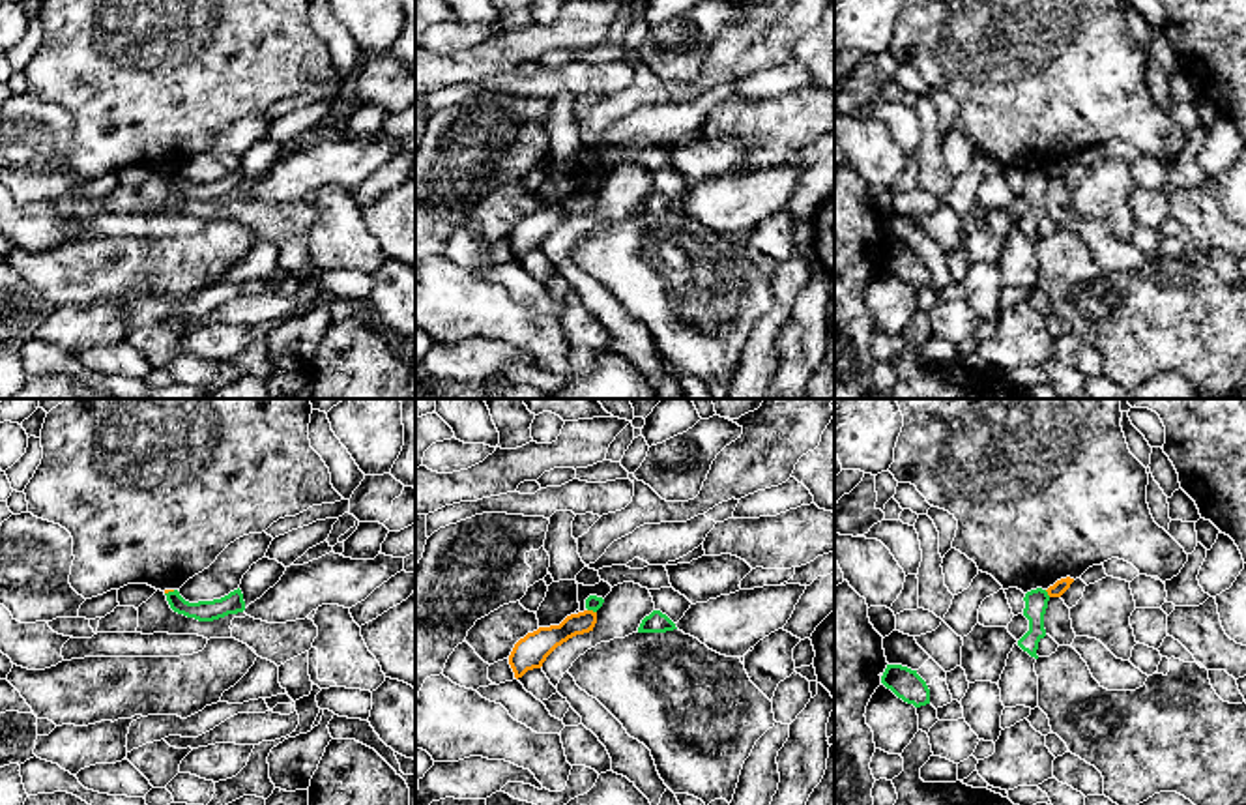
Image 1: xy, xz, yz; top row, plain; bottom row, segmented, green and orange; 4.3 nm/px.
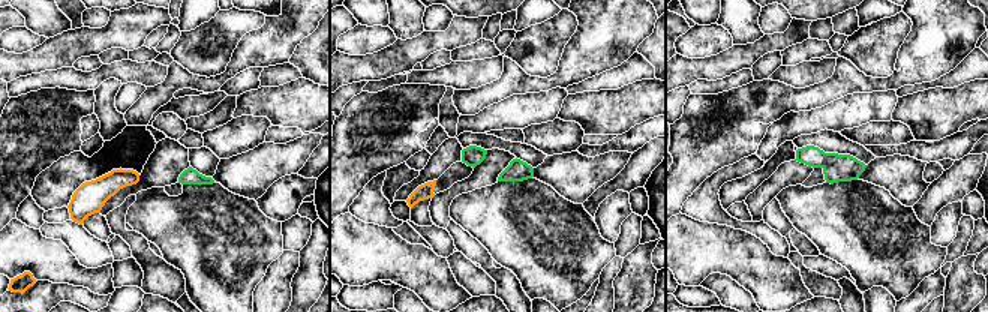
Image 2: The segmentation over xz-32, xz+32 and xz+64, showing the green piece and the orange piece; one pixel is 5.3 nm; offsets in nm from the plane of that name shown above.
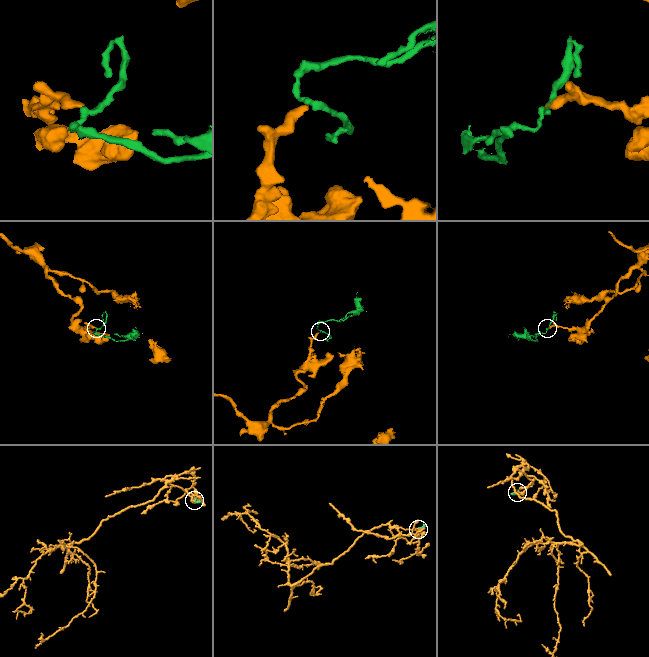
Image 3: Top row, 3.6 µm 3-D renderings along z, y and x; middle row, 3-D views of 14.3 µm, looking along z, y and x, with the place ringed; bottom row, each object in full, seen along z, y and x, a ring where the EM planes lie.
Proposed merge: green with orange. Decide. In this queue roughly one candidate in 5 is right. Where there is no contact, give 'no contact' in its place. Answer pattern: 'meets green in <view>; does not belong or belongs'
meets green in xz; does not belong

